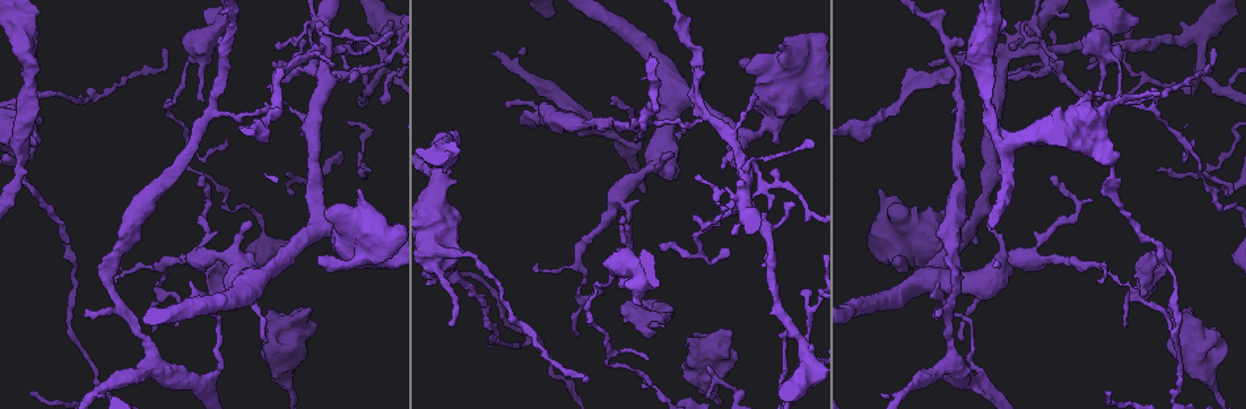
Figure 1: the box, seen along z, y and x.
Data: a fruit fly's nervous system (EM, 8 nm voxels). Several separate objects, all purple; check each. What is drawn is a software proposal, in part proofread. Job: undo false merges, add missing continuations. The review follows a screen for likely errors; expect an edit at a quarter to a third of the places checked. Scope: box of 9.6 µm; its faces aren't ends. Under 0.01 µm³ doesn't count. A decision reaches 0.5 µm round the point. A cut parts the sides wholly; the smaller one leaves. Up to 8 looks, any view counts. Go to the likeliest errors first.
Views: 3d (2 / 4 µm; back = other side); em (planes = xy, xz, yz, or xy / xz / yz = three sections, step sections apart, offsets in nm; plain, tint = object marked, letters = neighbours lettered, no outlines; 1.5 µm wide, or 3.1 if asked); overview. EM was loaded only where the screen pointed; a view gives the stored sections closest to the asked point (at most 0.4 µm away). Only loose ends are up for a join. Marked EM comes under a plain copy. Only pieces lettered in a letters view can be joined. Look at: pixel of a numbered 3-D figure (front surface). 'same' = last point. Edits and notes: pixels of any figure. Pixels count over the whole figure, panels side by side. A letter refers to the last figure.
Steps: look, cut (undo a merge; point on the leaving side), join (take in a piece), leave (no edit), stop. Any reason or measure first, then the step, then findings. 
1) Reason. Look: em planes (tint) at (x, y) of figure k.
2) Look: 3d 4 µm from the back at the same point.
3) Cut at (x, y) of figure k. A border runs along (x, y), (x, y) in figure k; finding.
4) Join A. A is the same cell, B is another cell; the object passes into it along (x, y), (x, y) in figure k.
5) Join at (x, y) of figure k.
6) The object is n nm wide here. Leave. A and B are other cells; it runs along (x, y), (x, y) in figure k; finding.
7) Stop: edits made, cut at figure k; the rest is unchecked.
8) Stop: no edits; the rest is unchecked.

Stops while still wide. Look: em xy step 4 (letters) at (271, 310) of figure 1.

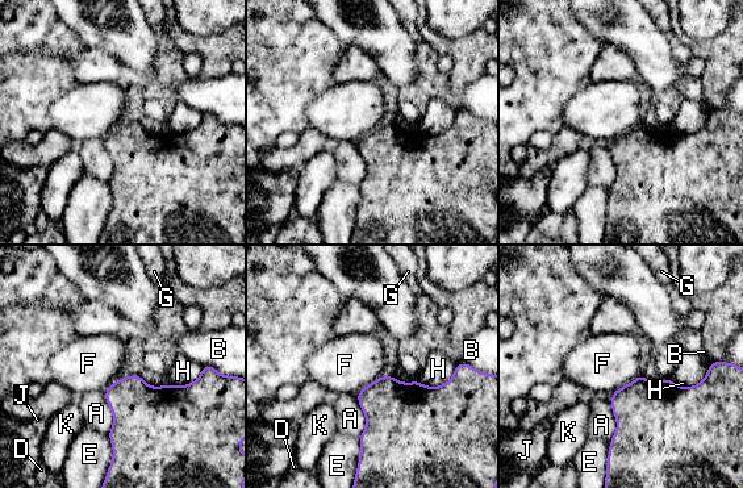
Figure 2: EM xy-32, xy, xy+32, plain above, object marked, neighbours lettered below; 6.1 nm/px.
Leave. A, B, D, E, F, G, H, J and K are other cells; a border runs along (639, 374), (610, 393) in figure 2; no lettered piece goes on from it.

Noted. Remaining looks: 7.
An open end. Look: em xz step 4 (tint) at (737, 176) of figure 1.

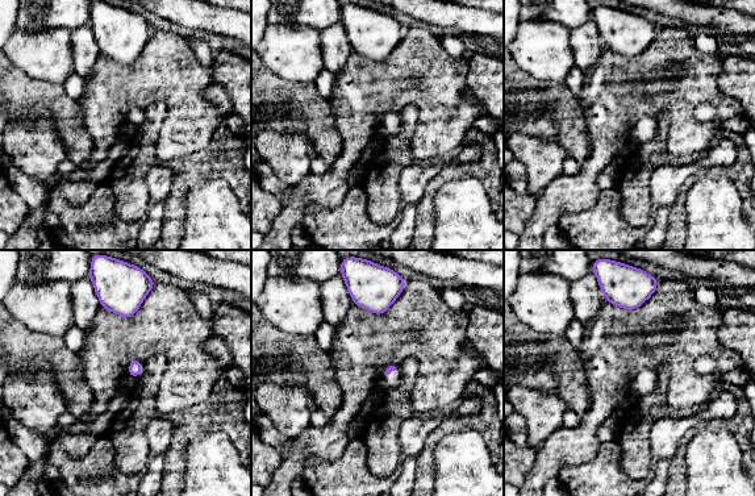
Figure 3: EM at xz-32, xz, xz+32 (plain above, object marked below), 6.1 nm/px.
Look: em planes (tint) at the same point.

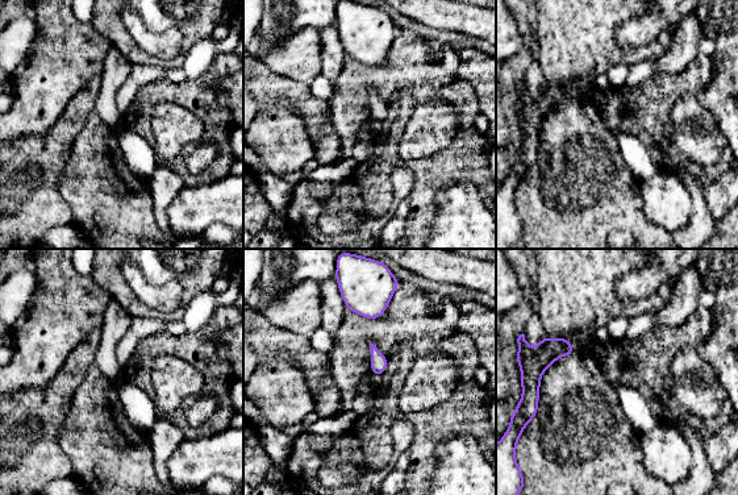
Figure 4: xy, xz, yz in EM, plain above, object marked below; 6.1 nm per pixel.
What lies round it. Look: em planes (letters) at the same point.

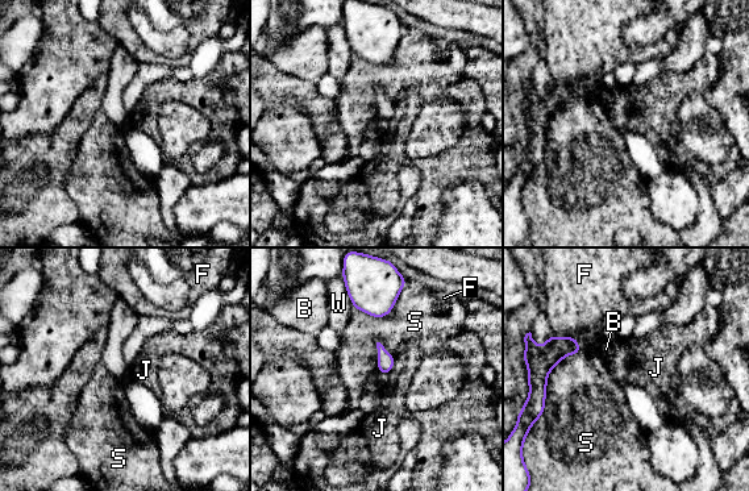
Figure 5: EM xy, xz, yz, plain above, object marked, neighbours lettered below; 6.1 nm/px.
Leave. B, F, J, S and W are other cells; a border runs along (582, 352), (550, 371), (544, 411) in figure 5; no lettered piece goes on from it.

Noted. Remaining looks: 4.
Look: em xz step 8 (tint) at (292, 73) of figure 1.

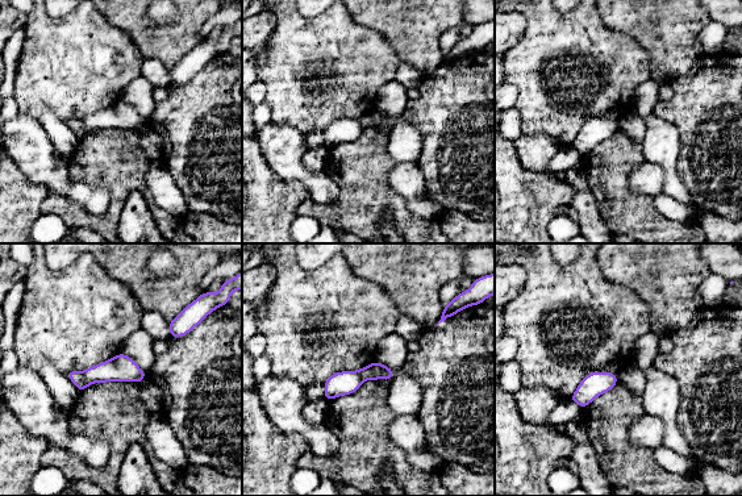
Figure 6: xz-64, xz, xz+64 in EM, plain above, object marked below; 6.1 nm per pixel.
Look: em planes (letters) at the same point.

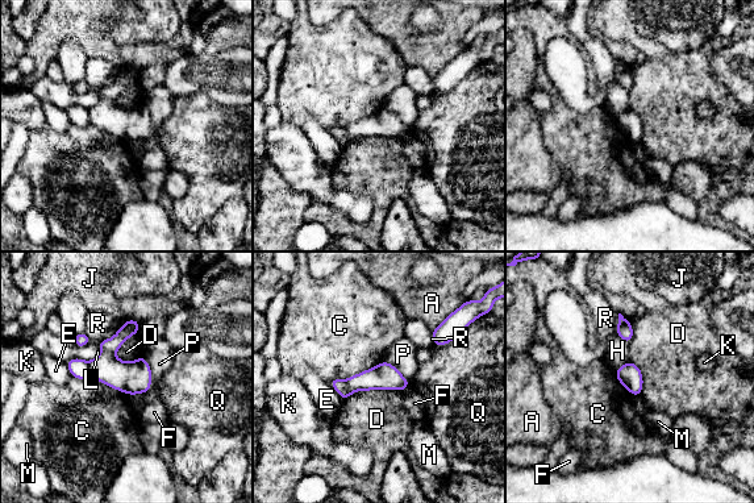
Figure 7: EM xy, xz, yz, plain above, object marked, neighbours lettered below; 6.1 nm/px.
Cut at (338, 385) of figure 7. A, C, D, E, F, H, J, K, L, M, P, Q and R are other cells; a second neuron is stuck on.

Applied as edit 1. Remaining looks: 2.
Stop: edits made, cut at figure 7; the rest is unchecked.

